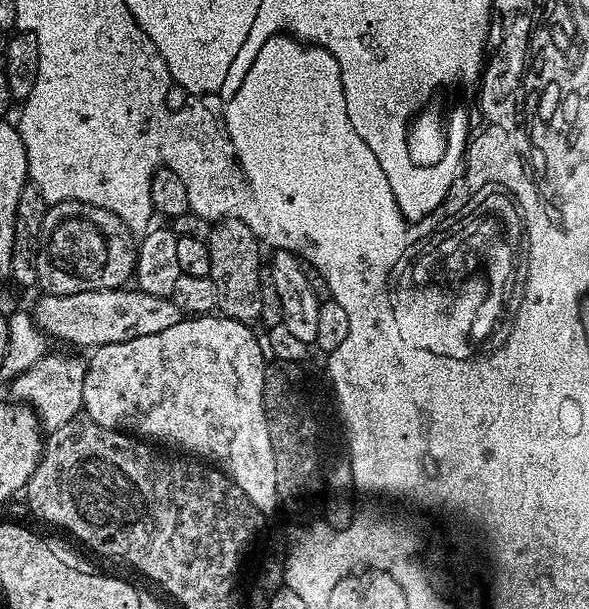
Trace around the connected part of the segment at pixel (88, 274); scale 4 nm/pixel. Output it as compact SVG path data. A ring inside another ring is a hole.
M77 200L51 205L40 227L36 254L36 279L45 293L78 294L95 288L122 288L136 270L137 237L110 210Z

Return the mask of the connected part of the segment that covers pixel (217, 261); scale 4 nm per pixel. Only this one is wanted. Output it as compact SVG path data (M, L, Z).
M218 220L212 224L212 233L207 240L210 250L210 270L214 286L218 286L218 309L223 315L229 316L246 325L259 321L262 314L260 301L260 261L261 241L256 238L252 225L241 220Z

